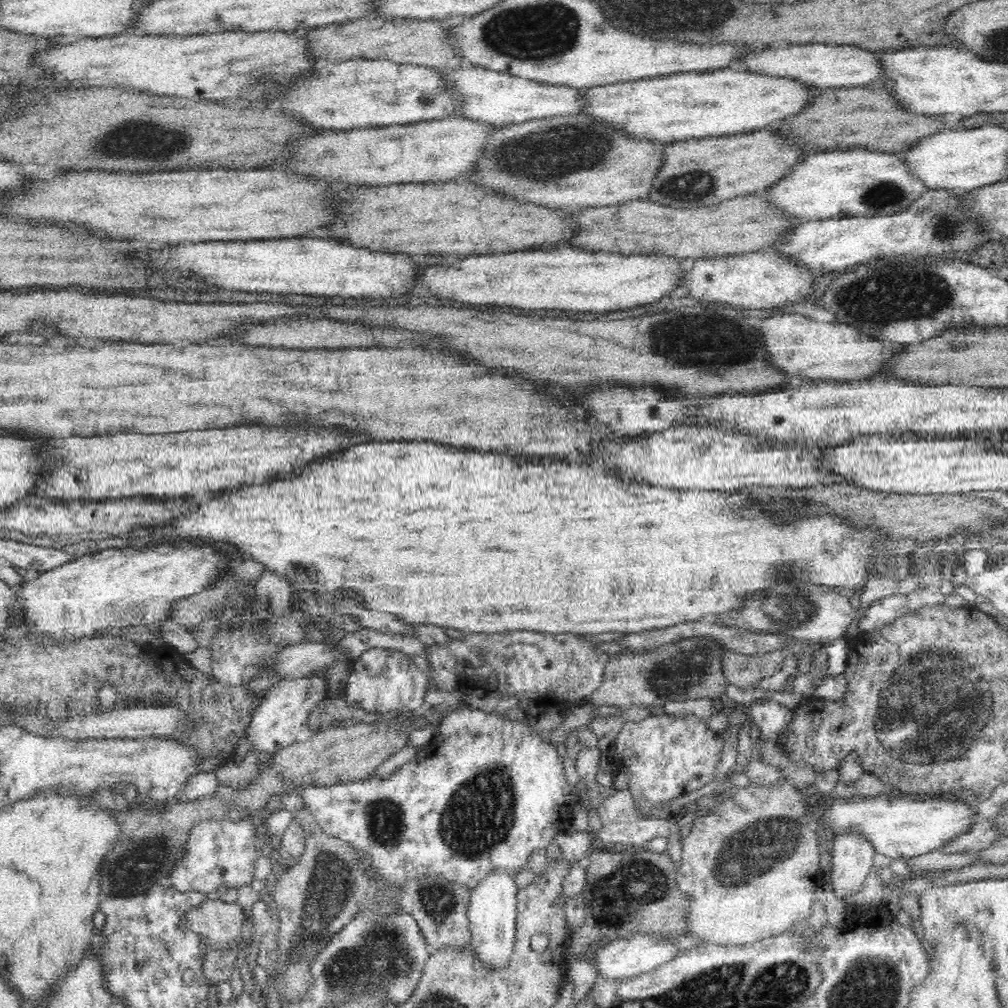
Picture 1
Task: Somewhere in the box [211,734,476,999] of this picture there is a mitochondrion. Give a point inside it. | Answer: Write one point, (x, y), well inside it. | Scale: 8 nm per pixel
(348, 965)

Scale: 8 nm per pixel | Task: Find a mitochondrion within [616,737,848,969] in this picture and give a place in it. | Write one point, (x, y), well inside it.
(754, 852)

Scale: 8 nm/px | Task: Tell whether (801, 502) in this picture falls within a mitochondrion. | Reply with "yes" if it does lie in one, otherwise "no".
yes

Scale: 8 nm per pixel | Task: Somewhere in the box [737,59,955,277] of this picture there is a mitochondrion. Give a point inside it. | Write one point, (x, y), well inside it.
(883, 195)

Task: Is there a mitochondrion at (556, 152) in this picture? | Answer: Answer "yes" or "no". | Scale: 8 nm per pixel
yes

